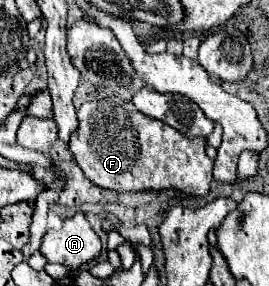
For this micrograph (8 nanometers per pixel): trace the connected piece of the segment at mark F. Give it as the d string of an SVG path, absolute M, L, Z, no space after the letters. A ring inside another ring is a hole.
M126 101L126 109L120 107L120 103L104 105L104 129L76 129L70 135L68 145L70 145L70 151L76 159L76 163L84 171L84 175L92 183L106 187L106 189L114 189L114 191L156 189L156 191L162 191L162 189L174 187L174 189L188 193L188 195L206 195L208 189L210 189L214 161L208 159L208 155L204 153L206 139L184 137L182 133L178 133L170 125L164 125L164 123L152 119L152 117L138 113L134 109L132 101Z

